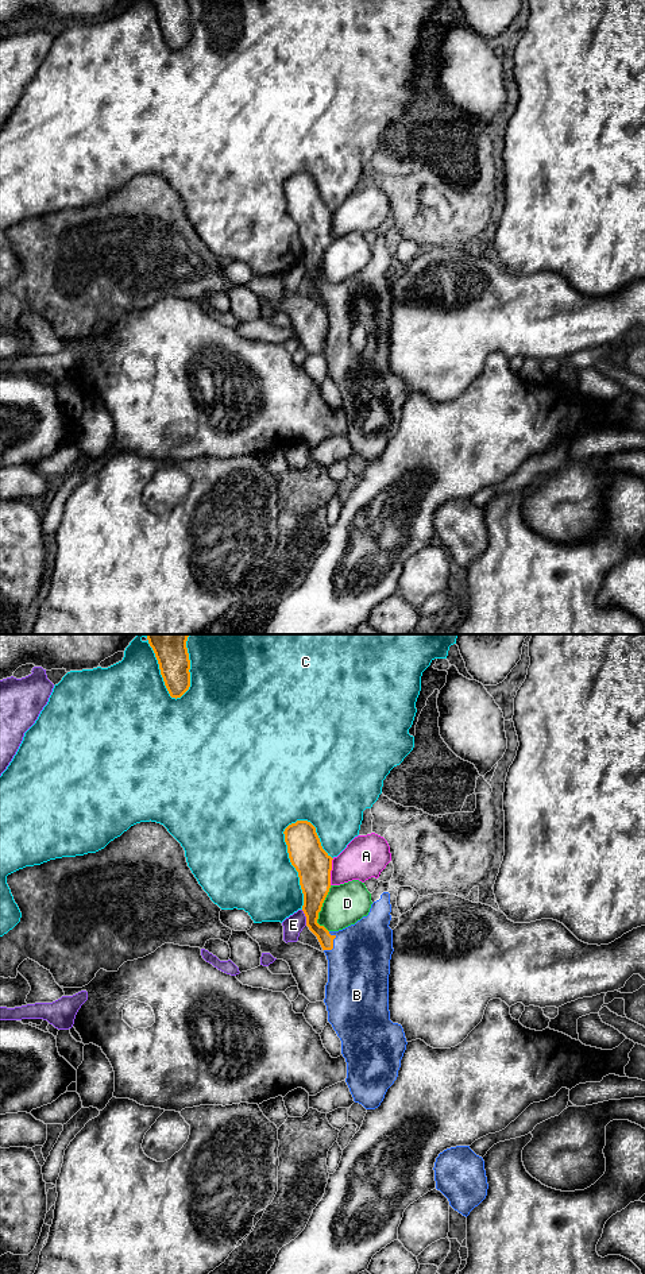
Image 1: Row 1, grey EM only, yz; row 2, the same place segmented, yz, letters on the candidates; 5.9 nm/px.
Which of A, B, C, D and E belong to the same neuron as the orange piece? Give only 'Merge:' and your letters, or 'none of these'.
Merge: B

